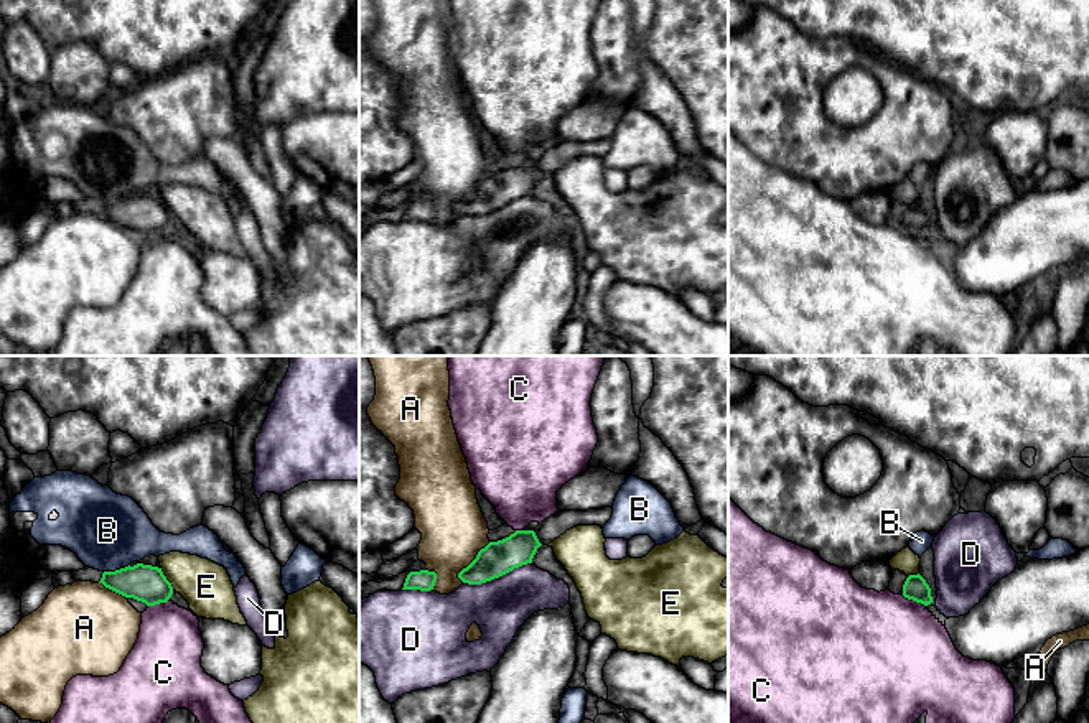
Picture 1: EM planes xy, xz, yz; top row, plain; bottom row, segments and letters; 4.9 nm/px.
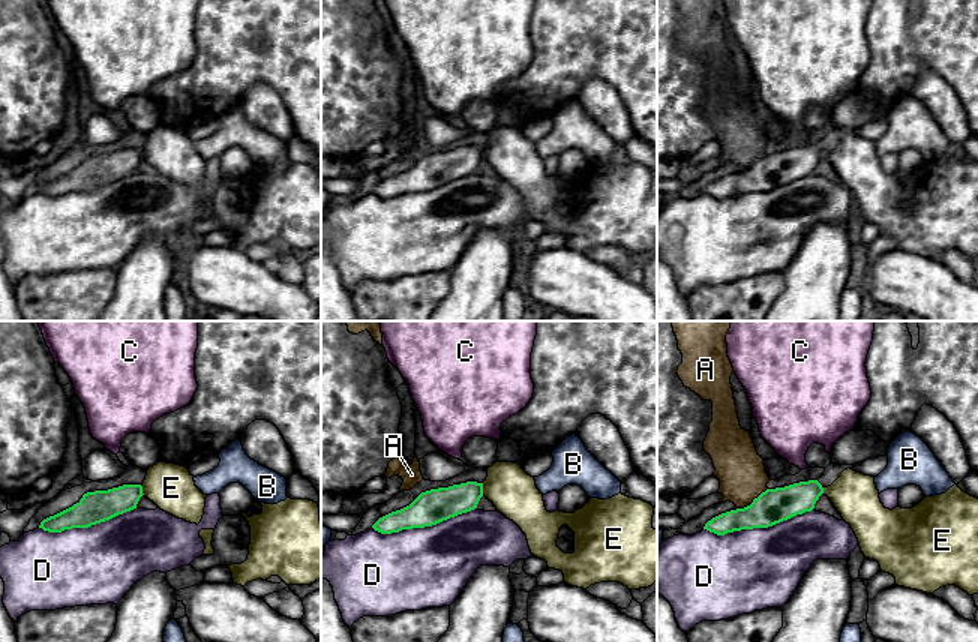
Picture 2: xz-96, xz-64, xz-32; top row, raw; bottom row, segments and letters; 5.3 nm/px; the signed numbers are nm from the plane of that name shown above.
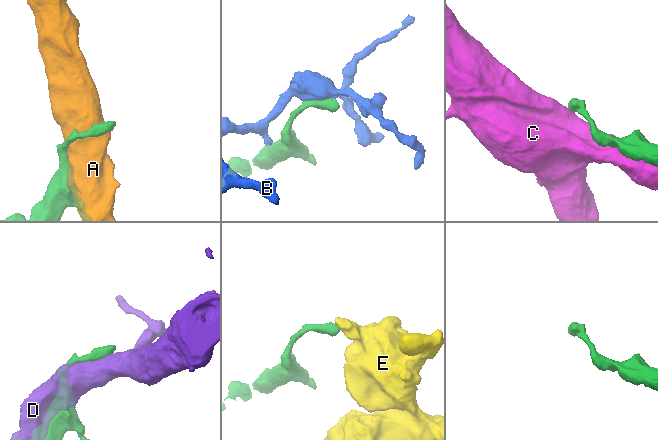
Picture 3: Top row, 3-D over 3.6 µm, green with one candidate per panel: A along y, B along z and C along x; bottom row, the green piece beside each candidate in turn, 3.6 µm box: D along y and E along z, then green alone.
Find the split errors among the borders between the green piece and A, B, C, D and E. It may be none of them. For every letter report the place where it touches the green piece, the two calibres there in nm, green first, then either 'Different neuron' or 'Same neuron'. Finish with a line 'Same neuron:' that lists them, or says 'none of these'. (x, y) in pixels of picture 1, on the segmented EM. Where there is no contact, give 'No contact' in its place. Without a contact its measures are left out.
A: Touches green at xz (472, 562). Thickness 170 nm (green) against 320 nm. Different neuron
B: Touches green at xy (116, 570). Thickness 180 nm (green) against 380 nm. Different neuron
C: Touches green at yz (911, 598). Thickness 120 nm (green) against 480 nm. Different neuron
D: Touches green at xz (498, 577). Thickness 170 nm (green) against 280 nm. Different neuron
E: Touches green at xy (165, 578). Thickness 180 nm (green) against 240 nm. Different neuron
Same neuron: none of these

